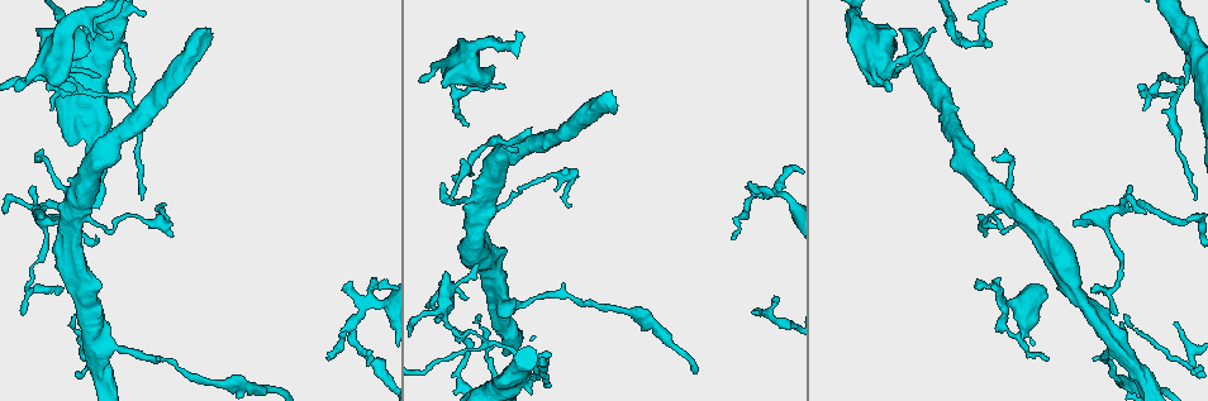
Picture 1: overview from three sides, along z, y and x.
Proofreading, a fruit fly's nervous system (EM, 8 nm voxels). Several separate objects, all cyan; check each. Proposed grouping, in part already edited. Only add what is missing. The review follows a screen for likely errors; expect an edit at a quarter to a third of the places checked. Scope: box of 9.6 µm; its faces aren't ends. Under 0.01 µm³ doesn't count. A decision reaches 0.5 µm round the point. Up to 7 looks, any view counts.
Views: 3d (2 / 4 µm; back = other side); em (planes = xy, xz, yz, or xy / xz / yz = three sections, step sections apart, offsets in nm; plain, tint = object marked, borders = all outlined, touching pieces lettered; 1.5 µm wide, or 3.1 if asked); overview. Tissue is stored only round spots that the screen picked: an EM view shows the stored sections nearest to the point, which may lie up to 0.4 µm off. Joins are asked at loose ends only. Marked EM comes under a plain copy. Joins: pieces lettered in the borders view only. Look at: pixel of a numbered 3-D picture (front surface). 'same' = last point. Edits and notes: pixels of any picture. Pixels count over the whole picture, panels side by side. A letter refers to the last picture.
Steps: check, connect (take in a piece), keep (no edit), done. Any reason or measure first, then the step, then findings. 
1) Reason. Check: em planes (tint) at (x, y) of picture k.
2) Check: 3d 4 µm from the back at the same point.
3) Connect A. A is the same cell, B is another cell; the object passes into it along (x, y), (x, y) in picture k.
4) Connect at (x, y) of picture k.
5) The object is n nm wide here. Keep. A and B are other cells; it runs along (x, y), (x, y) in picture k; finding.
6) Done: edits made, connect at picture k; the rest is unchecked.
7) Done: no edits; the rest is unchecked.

Free end. Check: em planes (tint) at (984, 43) of picture 1.

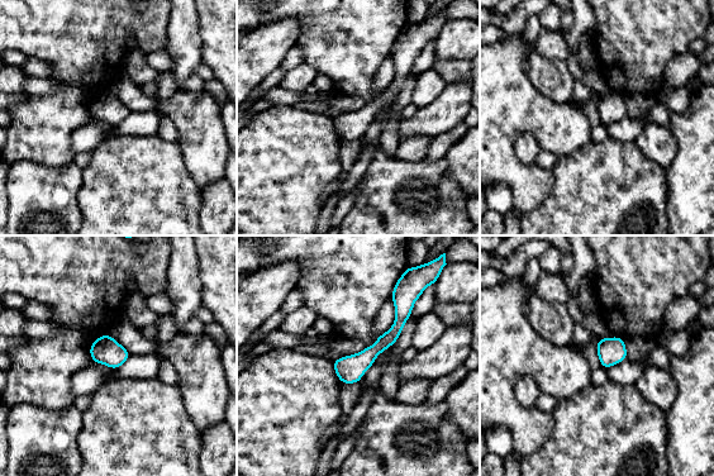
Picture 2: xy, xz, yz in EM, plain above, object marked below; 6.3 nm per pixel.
Check: em planes (borders) at the same point.

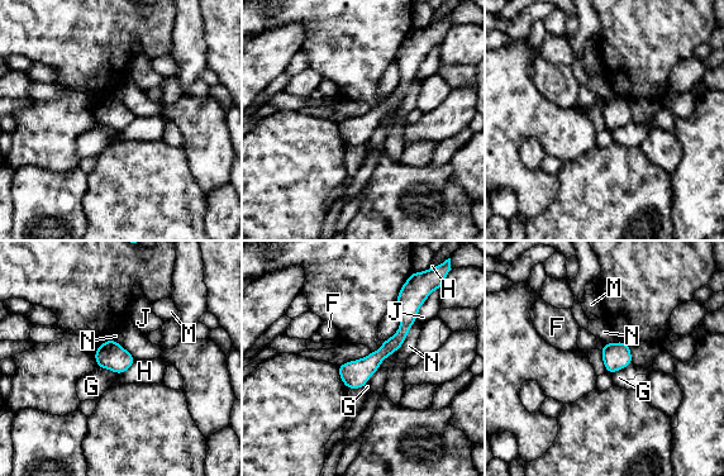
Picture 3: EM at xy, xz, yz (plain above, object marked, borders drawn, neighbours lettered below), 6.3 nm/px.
The longest contact is with N, 240 nm. Keep. F, G, H, J, M and N are other cells; a border runs along (417, 319), (399, 350) in picture 3; none of them fits.

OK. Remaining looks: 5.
Free end. Check: 3d 4 µm at (899, 31) of picture 1.

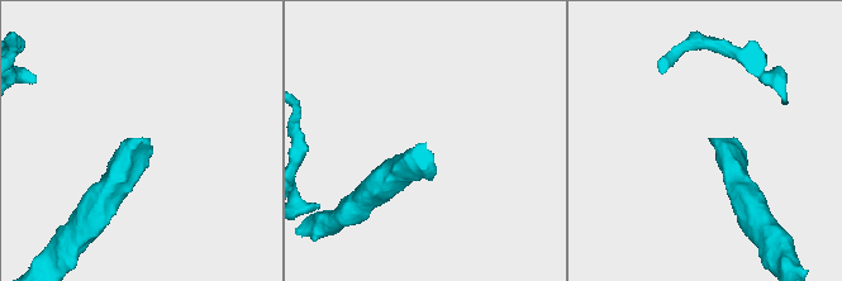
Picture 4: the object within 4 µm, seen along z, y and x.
Check: em xz step 4 (borders) at (424, 143) of picture 4.

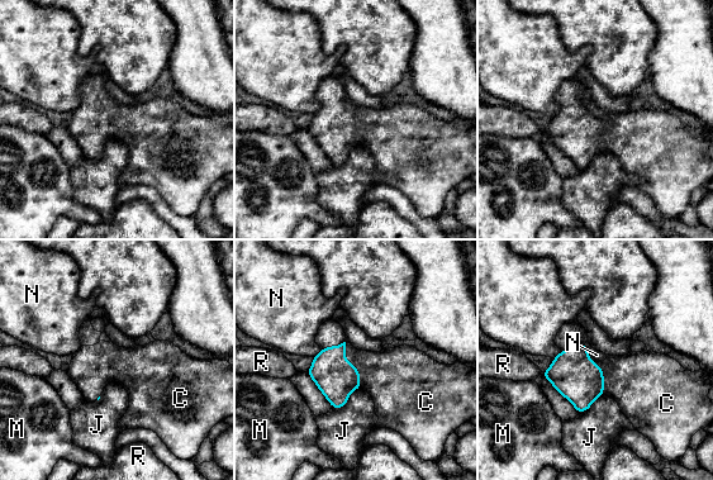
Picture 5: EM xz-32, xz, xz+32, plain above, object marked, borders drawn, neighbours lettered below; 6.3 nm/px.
Another direction. Check: em yz step 4 (borders) at the same point.

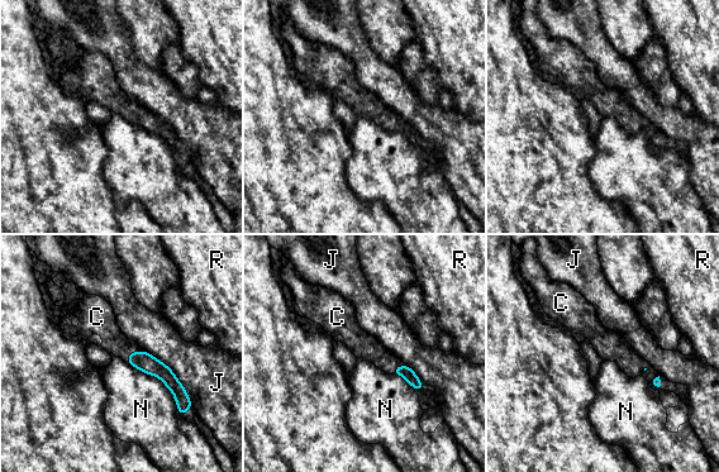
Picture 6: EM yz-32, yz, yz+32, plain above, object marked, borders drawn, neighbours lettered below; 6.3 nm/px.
Connect C. C is the same cell, J, N and R are other cells; the neuron continues.

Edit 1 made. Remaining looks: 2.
Check: overview.

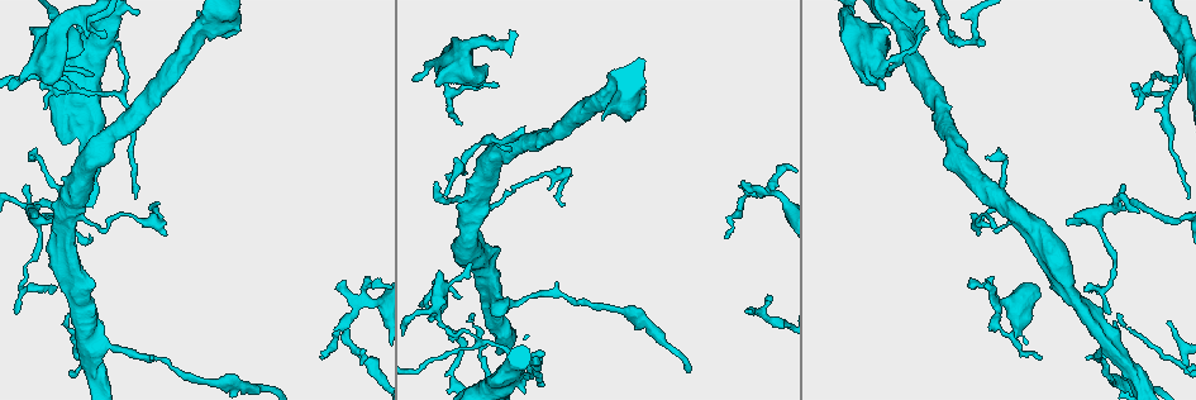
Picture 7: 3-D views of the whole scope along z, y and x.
Branch stops here. Check: em yz step 8 (borders) at (767, 298) of picture 7.

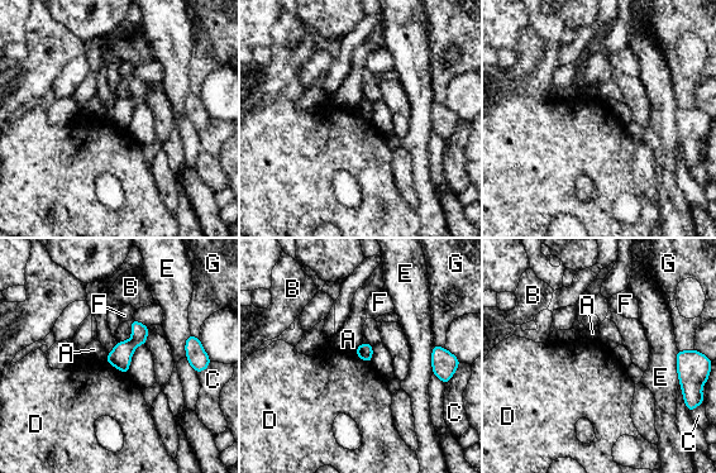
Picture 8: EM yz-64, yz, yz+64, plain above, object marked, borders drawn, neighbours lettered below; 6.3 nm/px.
Keep. A, B, C, D, E, F and G are other cells; a border runs along (105, 361), (122, 372), (128, 373) in picture 8; none of them fits.

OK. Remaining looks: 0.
Done: edits made, connect at picture 6; the rest is unchecked.

